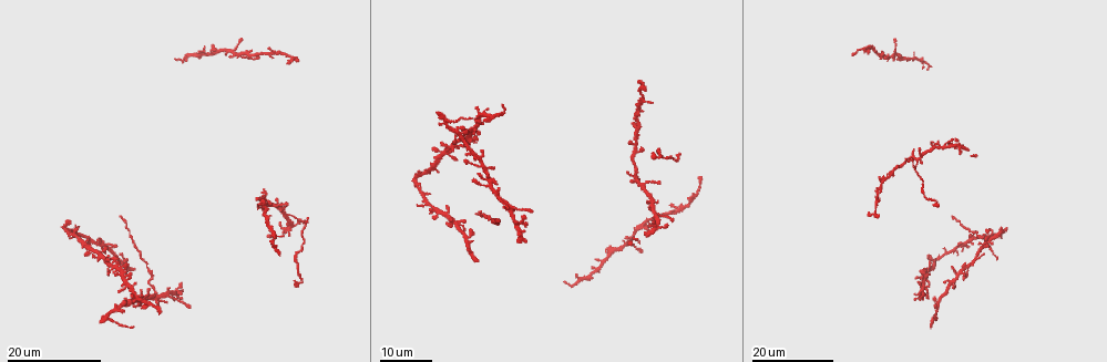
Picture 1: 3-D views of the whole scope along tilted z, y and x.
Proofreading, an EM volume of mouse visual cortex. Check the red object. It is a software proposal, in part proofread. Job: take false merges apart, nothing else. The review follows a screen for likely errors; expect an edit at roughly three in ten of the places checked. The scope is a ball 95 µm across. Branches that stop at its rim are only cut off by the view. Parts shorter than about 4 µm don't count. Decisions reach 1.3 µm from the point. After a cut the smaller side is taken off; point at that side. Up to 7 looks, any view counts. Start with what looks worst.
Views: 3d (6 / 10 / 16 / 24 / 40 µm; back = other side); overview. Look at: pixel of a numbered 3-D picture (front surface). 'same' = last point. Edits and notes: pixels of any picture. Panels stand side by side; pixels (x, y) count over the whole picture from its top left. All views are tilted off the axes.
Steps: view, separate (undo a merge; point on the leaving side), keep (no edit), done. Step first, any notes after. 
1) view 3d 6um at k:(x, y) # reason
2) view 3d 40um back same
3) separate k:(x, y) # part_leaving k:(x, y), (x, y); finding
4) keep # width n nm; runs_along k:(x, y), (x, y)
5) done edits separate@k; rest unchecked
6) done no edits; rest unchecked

view 3d 16um at 1:(912, 155) # looks like a crossing

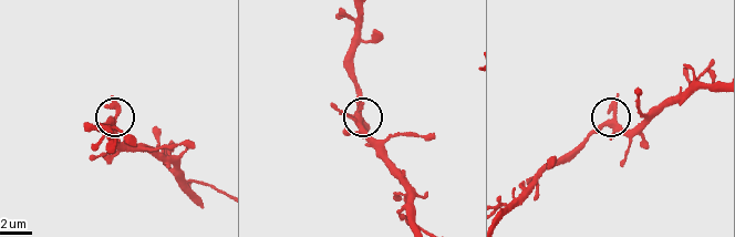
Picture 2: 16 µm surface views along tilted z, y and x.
view 3d 10um at 2:(609, 123) # zoom in

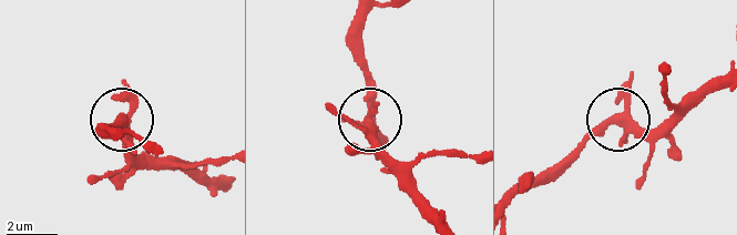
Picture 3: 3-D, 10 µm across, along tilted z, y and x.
keep # arms 5; runs_along 3:(722, 74), (687, 94), (659, 126), (605, 124), (551, 174); one neuron here

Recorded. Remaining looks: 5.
view 3d 16um at 1:(980, 248)

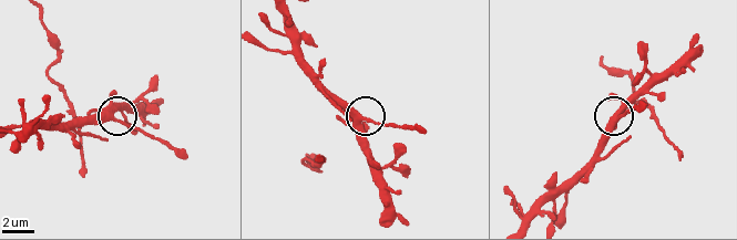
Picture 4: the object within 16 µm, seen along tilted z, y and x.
view 3d 10um at 4:(117, 121)

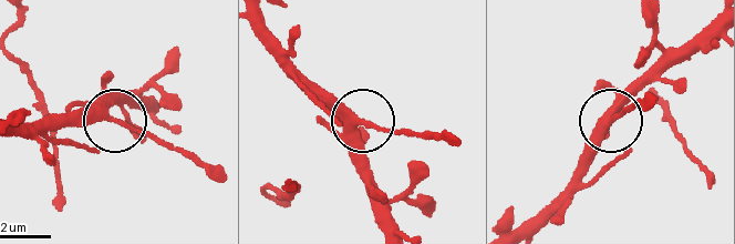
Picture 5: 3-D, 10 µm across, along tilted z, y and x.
keep # continuous, no second neuron

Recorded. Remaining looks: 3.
view 3d 24um at 1:(872, 216) # three-way junction

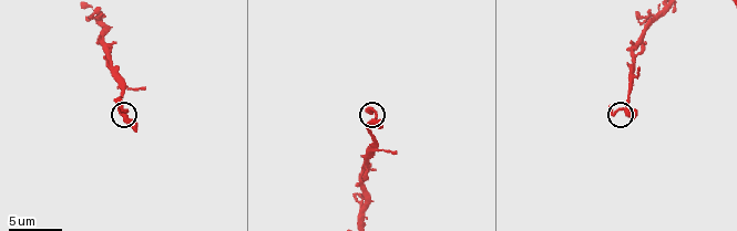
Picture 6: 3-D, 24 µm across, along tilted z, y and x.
view 3d 6um at 6:(622, 109)

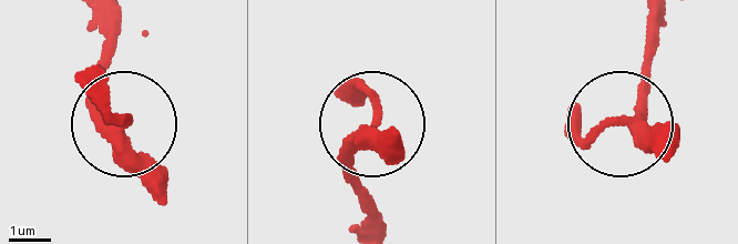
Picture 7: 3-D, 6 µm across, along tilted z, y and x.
keep # width 280 nm; runs_along 7:(653, 22), (646, 113), (625, 126); one neuron here

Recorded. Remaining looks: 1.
done no edits; rest unchecked

